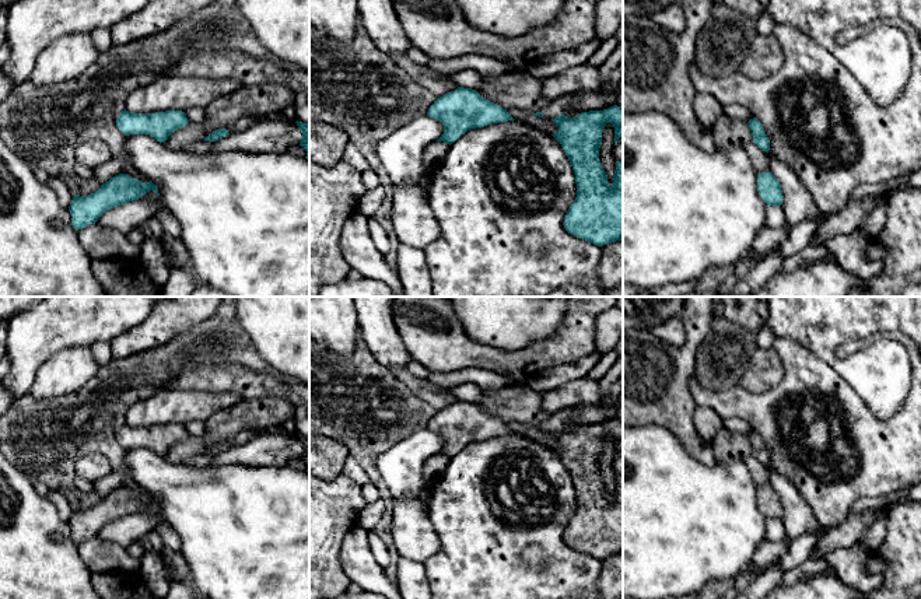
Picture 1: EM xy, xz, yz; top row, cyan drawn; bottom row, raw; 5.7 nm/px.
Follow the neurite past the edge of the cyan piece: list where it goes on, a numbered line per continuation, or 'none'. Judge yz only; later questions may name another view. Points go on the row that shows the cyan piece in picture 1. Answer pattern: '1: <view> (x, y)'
none

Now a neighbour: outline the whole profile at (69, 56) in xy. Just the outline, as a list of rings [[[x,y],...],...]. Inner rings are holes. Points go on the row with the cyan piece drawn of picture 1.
[[[90,32],[63,35],[39,53],[29,81],[39,88],[73,81],[92,66],[99,53]]]

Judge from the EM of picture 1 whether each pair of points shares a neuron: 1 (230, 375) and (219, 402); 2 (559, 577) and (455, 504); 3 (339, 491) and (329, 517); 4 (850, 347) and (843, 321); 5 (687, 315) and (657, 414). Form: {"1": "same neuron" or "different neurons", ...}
{"1": "different neurons", "2": "same neuron", "3": "same neuron", "4": "different neurons", "5": "same neuron"}

